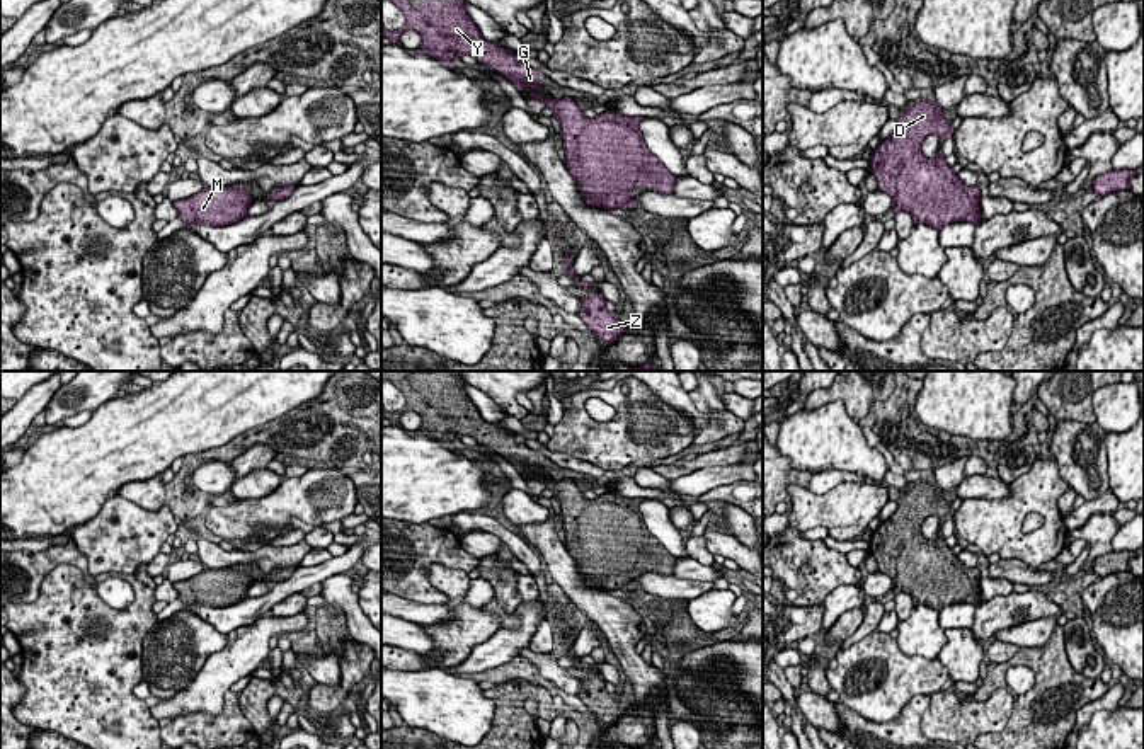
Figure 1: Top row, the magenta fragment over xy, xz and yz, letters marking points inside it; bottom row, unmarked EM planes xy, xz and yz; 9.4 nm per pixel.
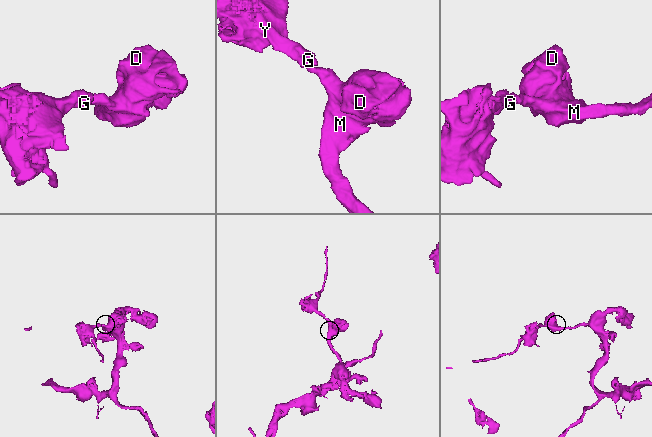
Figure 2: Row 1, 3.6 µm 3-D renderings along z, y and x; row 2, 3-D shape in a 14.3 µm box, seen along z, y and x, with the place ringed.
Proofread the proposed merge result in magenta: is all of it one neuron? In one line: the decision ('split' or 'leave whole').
leave whole

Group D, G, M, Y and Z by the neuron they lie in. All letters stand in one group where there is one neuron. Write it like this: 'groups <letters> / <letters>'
groups D G M Y Z

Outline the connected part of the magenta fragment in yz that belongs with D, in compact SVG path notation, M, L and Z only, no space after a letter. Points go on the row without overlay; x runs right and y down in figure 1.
M926 478L897 499L897 511L872 533L868 552L877 558L878 572L890 577L894 594L907 592L916 604L926 604L938 613L953 603L981 603L981 572L977 567L967 569L945 543L941 533L935 540L921 535L921 526L928 516L938 516L940 523L948 521L953 511L943 492Z

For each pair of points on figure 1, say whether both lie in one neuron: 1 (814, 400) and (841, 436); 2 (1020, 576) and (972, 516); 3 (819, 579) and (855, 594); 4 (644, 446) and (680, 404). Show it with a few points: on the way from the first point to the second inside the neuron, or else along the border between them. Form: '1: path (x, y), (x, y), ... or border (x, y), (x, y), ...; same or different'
1: border (802, 409), (812, 411), (840, 400), (857, 423); different
2: border (1001, 557), (1022, 560), (1037, 569); different
3: border (857, 584), (836, 586), (821, 603); different
4: border (649, 388), (680, 411), (692, 423), (697, 434); different

